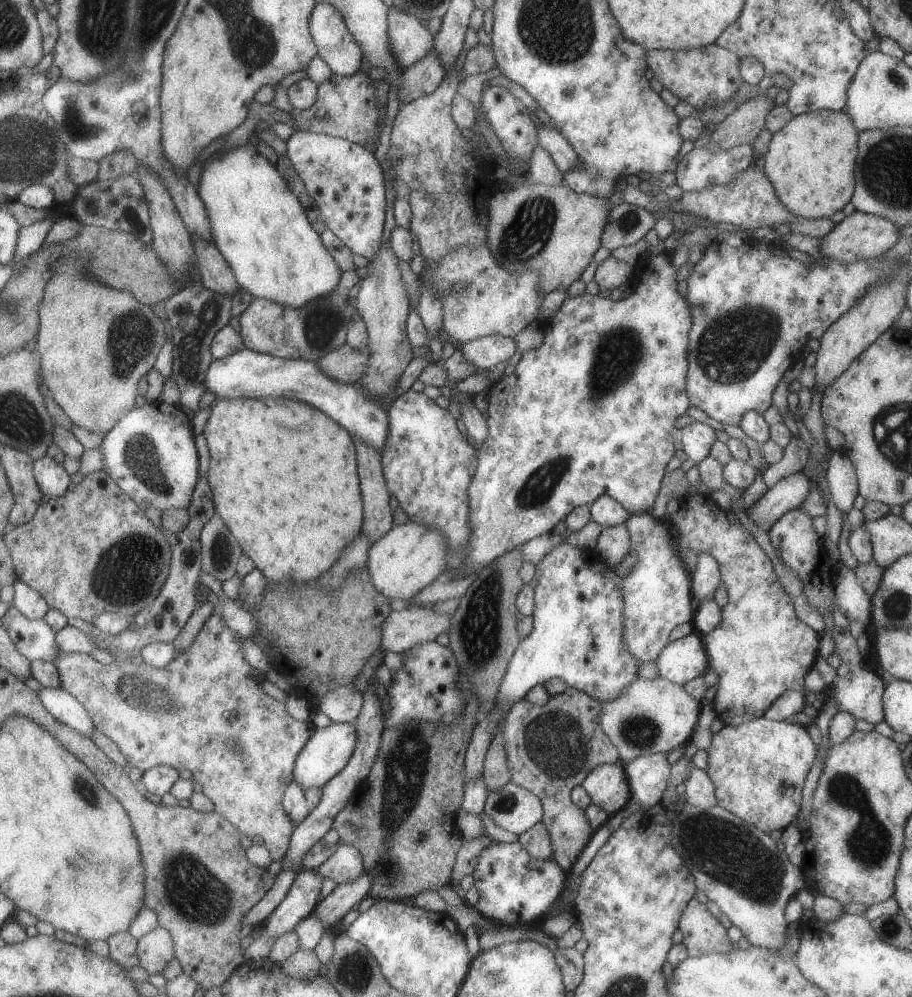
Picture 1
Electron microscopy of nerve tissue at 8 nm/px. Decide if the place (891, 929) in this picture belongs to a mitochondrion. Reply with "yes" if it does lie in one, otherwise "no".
yes

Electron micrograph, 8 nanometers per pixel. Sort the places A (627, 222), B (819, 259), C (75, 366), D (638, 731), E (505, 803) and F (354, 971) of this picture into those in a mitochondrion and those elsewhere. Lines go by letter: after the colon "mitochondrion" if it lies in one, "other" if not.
A: mitochondrion
B: other
C: other
D: mitochondrion
E: mitochondrion
F: mitochondrion

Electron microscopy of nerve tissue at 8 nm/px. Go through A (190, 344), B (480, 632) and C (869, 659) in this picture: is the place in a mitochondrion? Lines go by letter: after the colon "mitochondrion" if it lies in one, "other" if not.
A: mitochondrion
B: mitochondrion
C: other

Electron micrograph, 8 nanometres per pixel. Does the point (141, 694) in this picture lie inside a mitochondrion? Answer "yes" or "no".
yes

